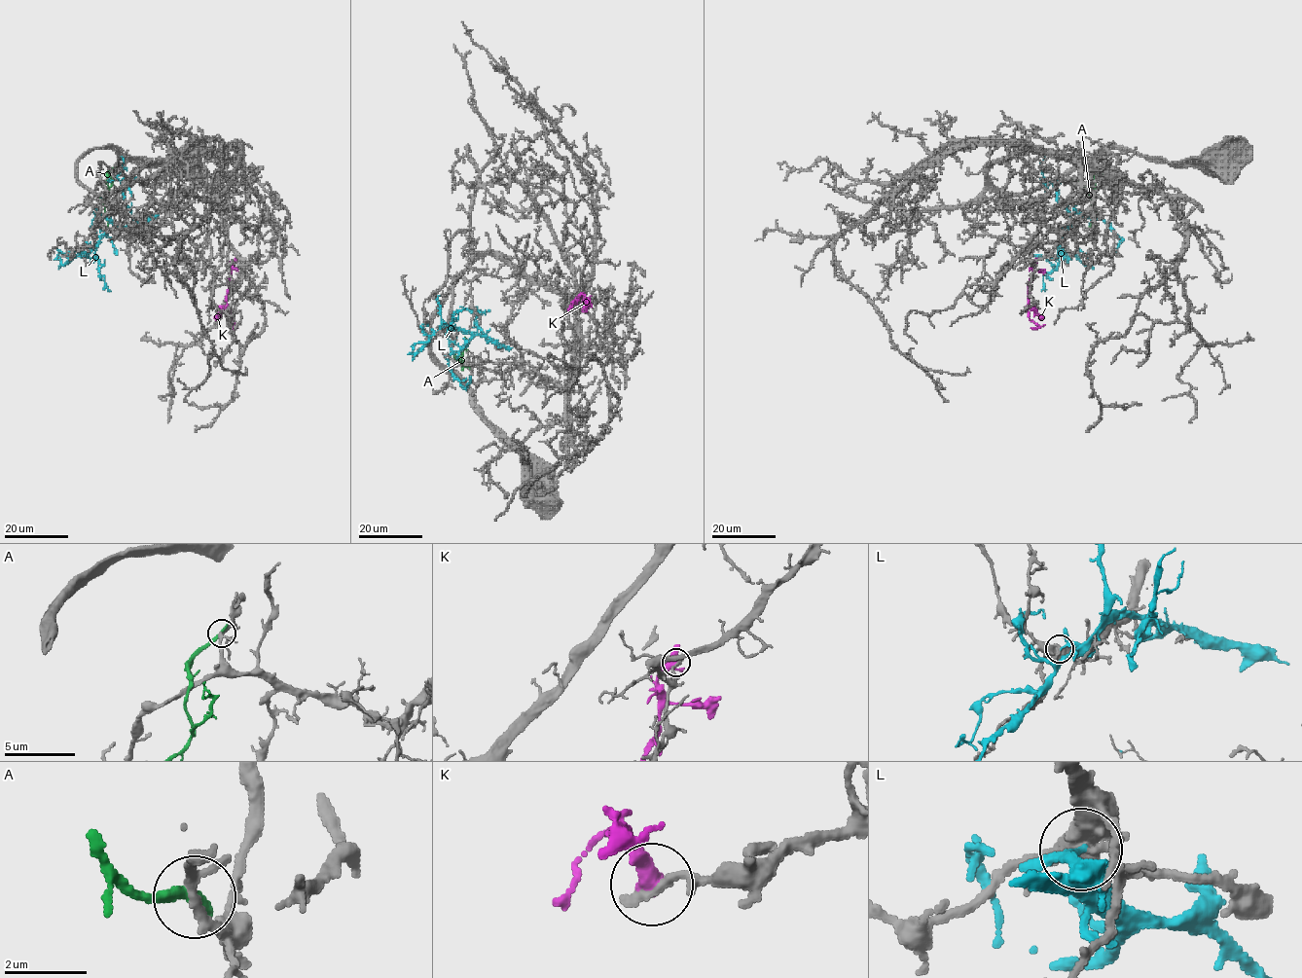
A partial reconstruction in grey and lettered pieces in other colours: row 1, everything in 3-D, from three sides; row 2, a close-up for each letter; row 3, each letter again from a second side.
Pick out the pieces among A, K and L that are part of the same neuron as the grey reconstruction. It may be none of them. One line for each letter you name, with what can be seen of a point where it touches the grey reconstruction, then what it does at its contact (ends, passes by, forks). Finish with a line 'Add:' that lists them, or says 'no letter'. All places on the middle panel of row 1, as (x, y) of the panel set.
Add: no letter

